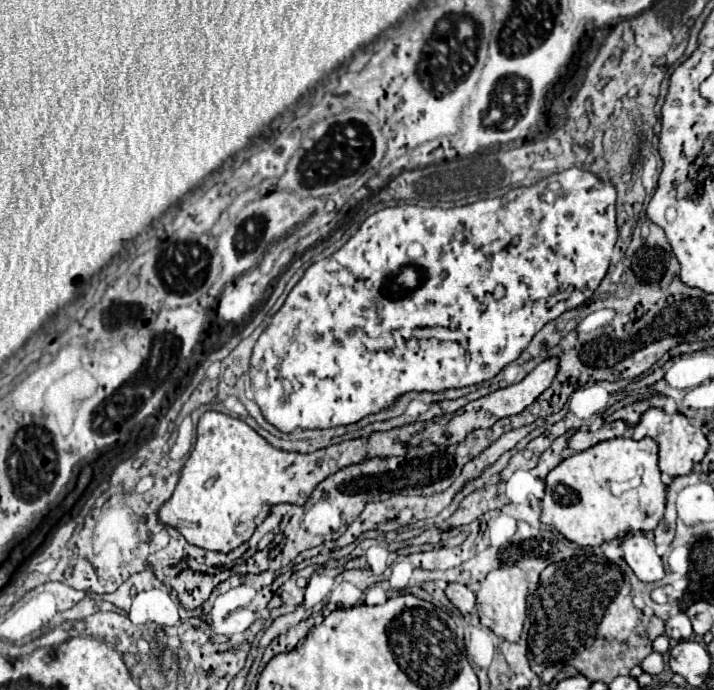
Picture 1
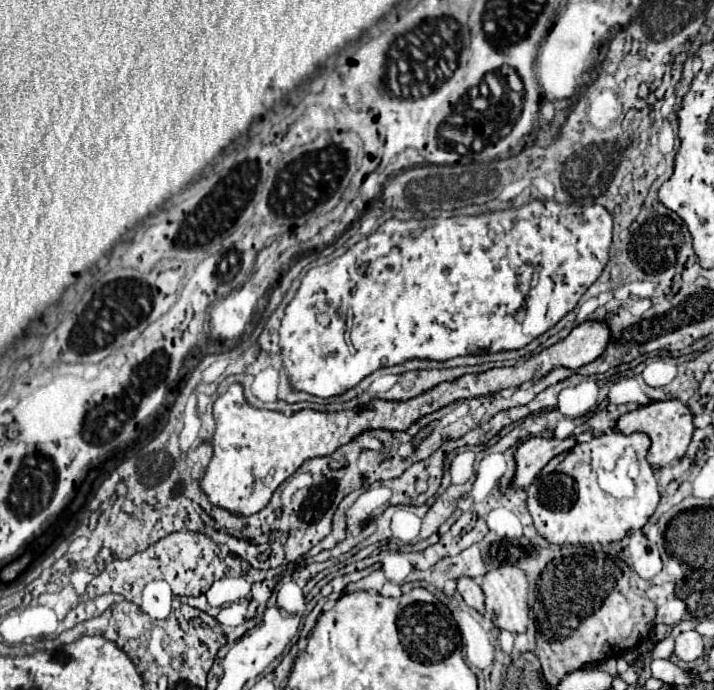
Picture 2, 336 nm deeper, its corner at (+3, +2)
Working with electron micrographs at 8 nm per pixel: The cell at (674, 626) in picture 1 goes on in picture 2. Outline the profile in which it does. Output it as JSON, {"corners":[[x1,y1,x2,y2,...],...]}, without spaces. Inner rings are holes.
{"corners":[[673,598,657,608,657,622,667,624,667,626,675,626,685,618,685,614,687,614,685,602,679,598]]}

